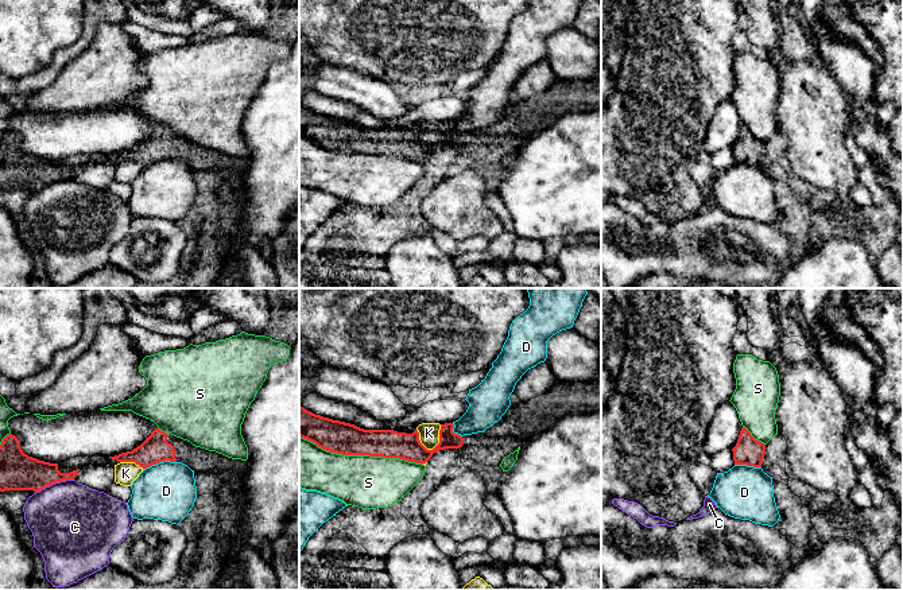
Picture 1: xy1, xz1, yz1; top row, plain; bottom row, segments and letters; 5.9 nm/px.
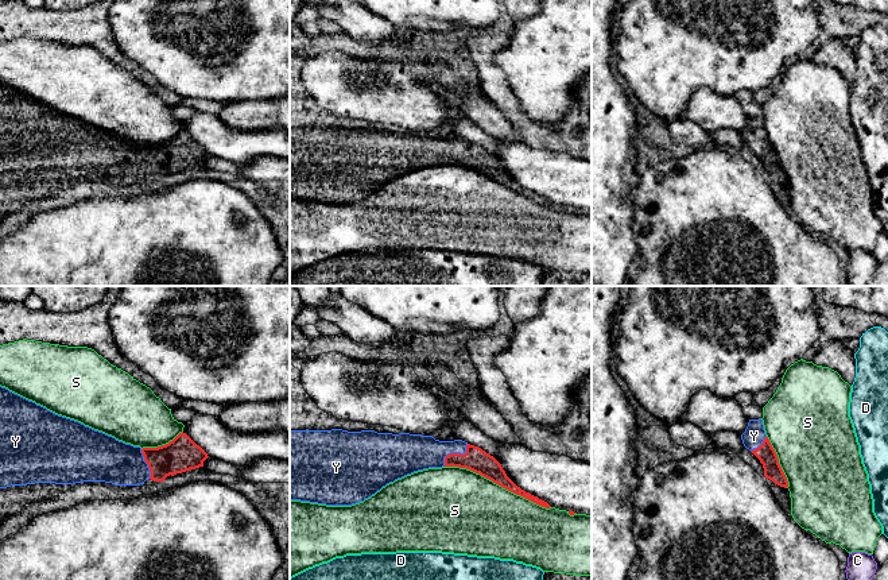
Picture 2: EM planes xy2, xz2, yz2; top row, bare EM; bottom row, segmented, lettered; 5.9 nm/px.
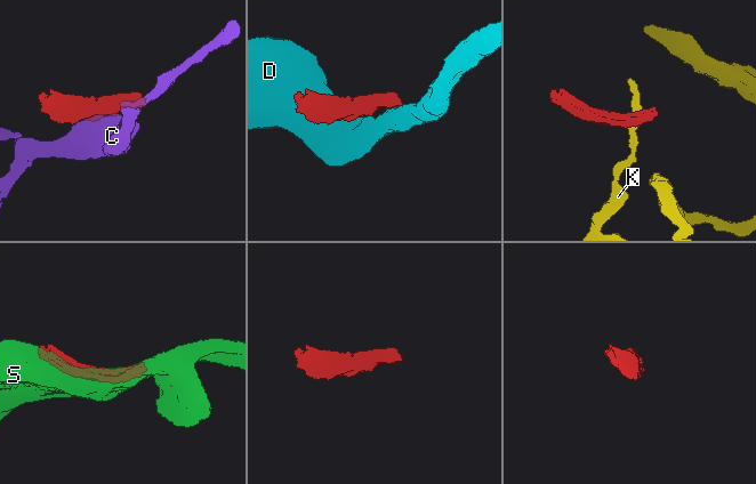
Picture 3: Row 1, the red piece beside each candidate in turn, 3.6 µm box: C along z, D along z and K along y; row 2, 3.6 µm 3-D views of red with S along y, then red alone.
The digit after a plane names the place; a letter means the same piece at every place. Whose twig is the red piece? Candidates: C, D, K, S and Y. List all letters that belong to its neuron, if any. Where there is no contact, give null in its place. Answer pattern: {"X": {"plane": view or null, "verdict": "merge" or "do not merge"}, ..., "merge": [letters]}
{"C": {"plane": "xy1", "verdict": "do not merge"}, "D": {"plane": "xy1", "verdict": "do not merge"}, "K": {"plane": "xz1", "verdict": "do not merge"}, "S": {"plane": "xz1", "verdict": "do not merge"}, "Y": {"plane": "xz2", "verdict": "merge"}, "merge": ["Y"]}

